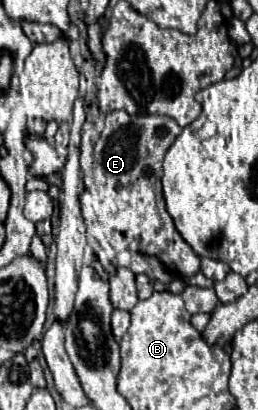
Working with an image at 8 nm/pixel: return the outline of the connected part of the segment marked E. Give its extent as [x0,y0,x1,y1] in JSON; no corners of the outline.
[93,111,199,275]

